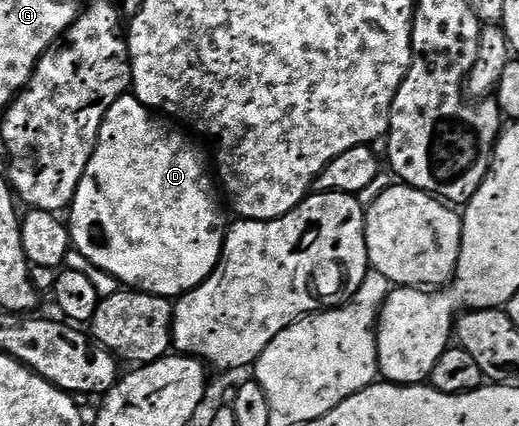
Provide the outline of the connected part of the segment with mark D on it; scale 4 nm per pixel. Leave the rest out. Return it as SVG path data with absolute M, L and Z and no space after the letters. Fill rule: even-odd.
M135 95L118 97L102 121L90 165L82 173L66 222L73 248L98 270L112 274L125 288L175 300L202 285L214 268L220 266L226 222L220 208L222 195L210 170L209 156L200 152L195 138L187 139L171 125L167 118L142 105Z

